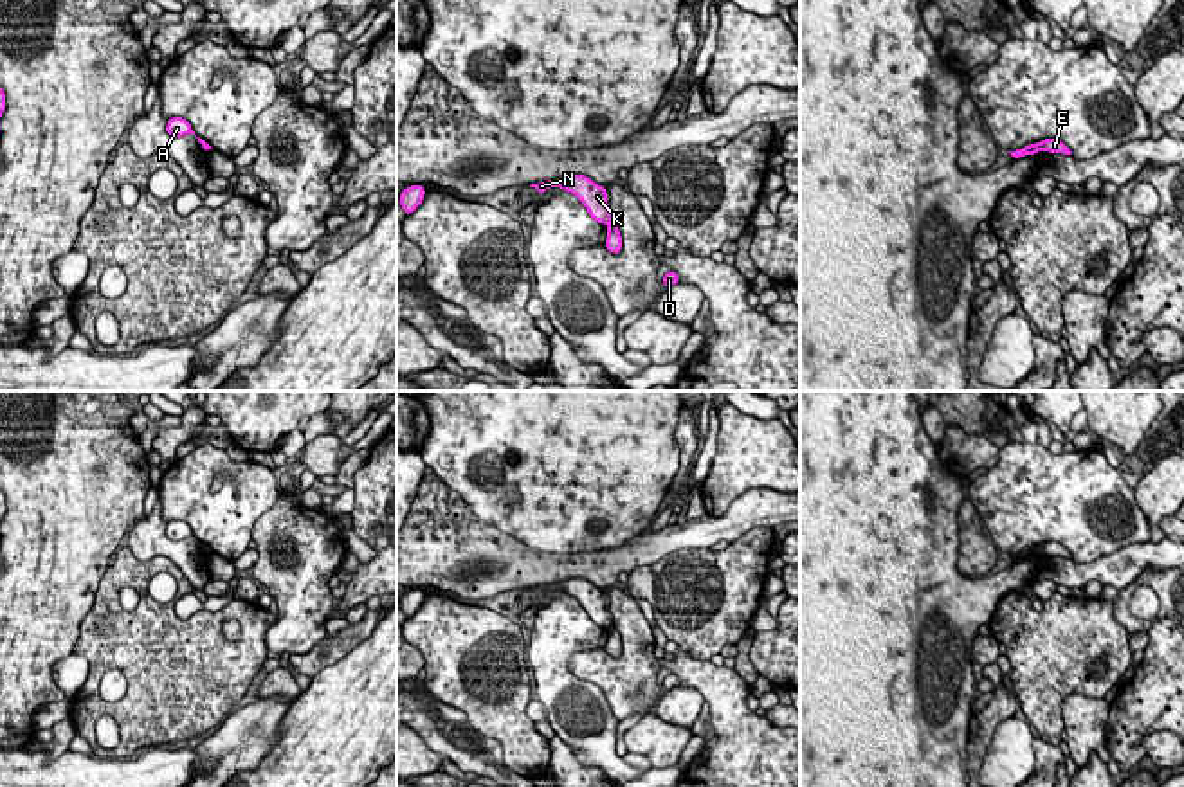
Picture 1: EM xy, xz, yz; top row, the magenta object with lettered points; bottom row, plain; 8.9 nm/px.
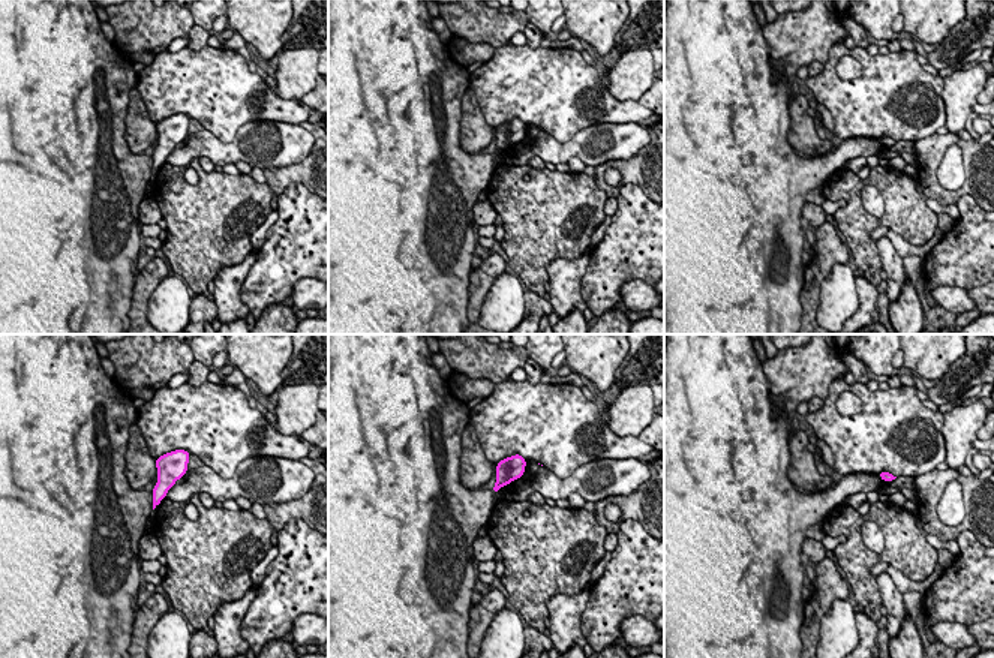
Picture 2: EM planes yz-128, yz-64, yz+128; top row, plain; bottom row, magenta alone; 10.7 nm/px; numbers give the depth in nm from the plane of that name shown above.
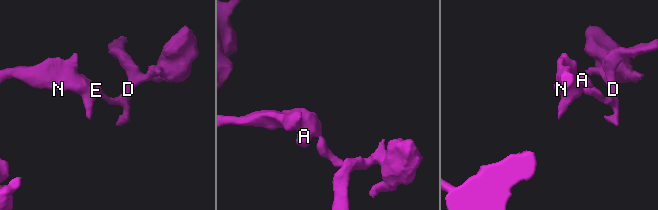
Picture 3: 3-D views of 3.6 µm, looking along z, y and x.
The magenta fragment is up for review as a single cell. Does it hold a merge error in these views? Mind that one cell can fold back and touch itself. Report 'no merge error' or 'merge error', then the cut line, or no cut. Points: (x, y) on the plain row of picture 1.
merge error; cut in yz along (1037, 548), (1038, 553)

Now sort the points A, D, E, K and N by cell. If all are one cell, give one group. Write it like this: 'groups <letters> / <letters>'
groups A K N / D E

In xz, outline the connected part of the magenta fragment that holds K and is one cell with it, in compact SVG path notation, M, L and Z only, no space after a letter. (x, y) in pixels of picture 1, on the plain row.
M569 578L559 583L537 585L530 591L537 593L541 598L544 598L544 594L550 591L562 591L582 605L595 625L613 629L613 618L609 614L604 589L595 587L584 578Z

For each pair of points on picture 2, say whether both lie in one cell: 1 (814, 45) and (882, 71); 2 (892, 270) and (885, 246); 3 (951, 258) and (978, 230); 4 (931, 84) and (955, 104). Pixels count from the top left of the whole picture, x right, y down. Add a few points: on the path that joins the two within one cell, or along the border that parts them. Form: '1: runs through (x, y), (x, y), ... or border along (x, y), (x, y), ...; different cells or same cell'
1: border along (834, 42), (825, 65); different cells
2: runs through (892, 264), (886, 252); same cell
3: runs through (958, 251), (972, 237); same cell
4: border along (942, 78), (946, 125); different cells

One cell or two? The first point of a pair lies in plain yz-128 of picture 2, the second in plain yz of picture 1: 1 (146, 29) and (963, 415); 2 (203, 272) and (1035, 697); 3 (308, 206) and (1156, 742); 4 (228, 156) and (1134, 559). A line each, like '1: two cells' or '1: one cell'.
1: one cell
2: one cell
3: two cells
4: one cell

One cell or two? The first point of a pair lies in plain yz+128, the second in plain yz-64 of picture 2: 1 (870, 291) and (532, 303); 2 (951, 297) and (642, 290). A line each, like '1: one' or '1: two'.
1: one
2: one

